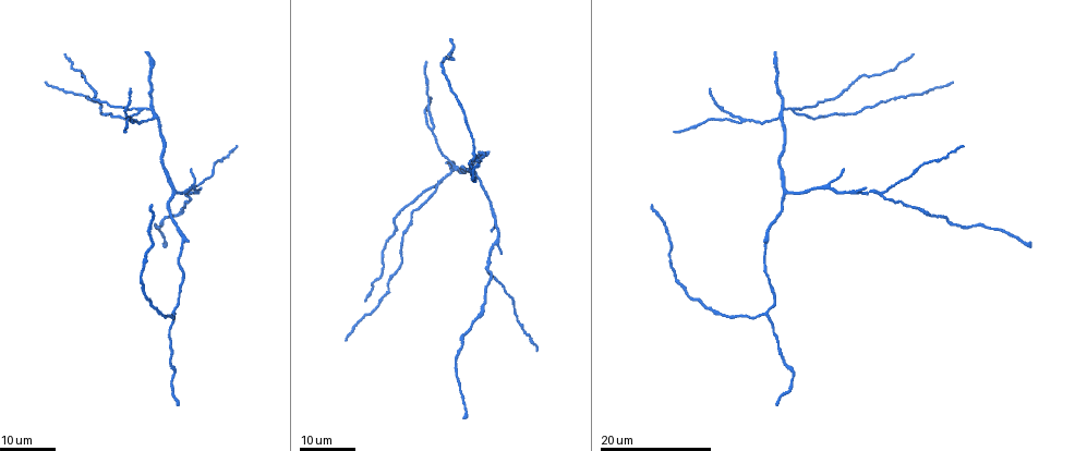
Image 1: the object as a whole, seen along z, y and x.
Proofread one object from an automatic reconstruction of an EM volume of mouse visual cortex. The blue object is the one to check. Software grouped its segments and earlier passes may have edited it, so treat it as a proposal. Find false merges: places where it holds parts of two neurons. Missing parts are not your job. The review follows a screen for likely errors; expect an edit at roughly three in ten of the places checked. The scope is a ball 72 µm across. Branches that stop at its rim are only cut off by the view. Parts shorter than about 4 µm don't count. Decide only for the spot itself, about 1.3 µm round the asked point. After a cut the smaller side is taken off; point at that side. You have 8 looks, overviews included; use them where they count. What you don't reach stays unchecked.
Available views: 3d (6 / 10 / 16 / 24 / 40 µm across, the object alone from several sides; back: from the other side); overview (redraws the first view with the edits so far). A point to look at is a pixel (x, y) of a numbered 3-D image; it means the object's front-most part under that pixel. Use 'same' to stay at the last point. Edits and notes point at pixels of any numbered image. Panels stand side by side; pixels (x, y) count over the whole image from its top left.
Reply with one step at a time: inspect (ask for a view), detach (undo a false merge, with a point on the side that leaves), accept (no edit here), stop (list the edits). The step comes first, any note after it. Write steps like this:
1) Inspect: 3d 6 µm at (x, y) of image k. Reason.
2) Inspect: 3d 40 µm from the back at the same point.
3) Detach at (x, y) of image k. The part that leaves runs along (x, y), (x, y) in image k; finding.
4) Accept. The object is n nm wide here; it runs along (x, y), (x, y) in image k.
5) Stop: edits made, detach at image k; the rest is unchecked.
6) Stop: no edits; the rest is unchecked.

Inspect: 3d 24 µm at (764, 312) of image 1. Three-way junction.

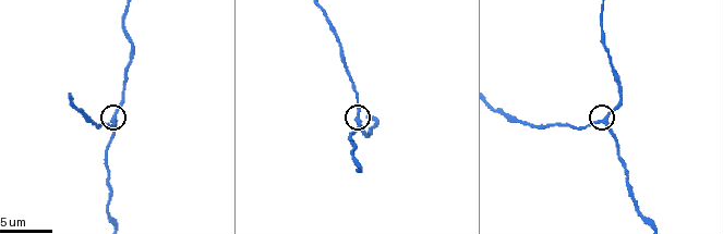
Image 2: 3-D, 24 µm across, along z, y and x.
Inspect: 3d 10 µm at (356, 121) of image 2. Zoom in.

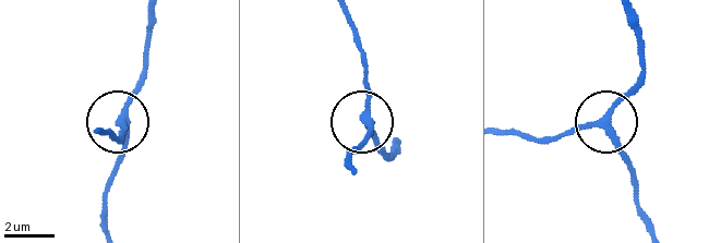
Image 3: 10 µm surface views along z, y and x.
Accept. 3 arms meet here; it runs along (629, 20), (643, 76), (604, 126), (627, 168) in image 3; continuous, no second neuron.

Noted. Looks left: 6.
Inspect: 3d 24 µm at (785, 190) of image 1. A fork.

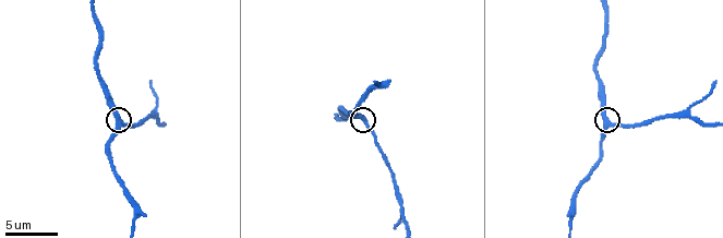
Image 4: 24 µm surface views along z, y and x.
Inspect: 3d 6 µm at (364, 123) of image 4.

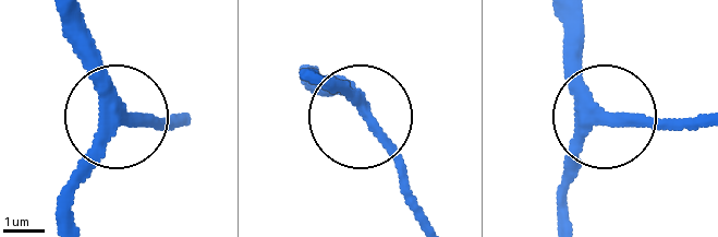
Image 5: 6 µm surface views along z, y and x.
Accept. 3 arms meet here; one neuron here.

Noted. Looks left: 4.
Inspect: 3d 24 µm at (431, 128) of image 1. Three-way junction.

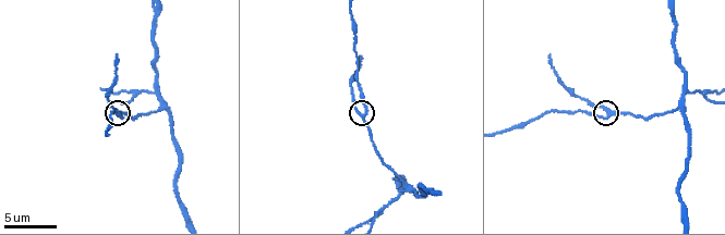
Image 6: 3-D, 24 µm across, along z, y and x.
Inspect: 3d 6 µm at (608, 113) of image 6.

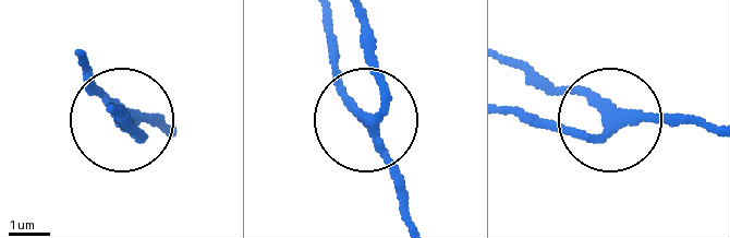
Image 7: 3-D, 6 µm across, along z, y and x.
Inspect: 3d 6 µm from the back at (372, 122) of image 7. Other side.

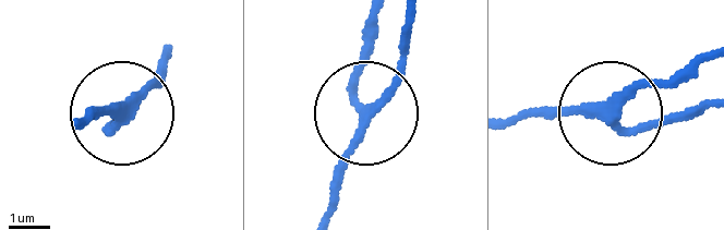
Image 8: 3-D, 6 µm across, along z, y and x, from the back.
Accept. It runs along (324, 212), (345, 148), (408, 37) in image 8; one neuron here.

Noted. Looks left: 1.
Inspect: 3d 10 µm at (685, 89) of image 6. Branch point.

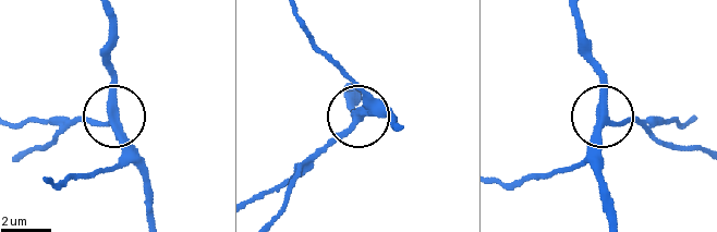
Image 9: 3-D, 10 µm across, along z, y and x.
Accept. The object is 290 nm wide here; all the same neuron.

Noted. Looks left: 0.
Stop: no edits; the rest is unchecked.

